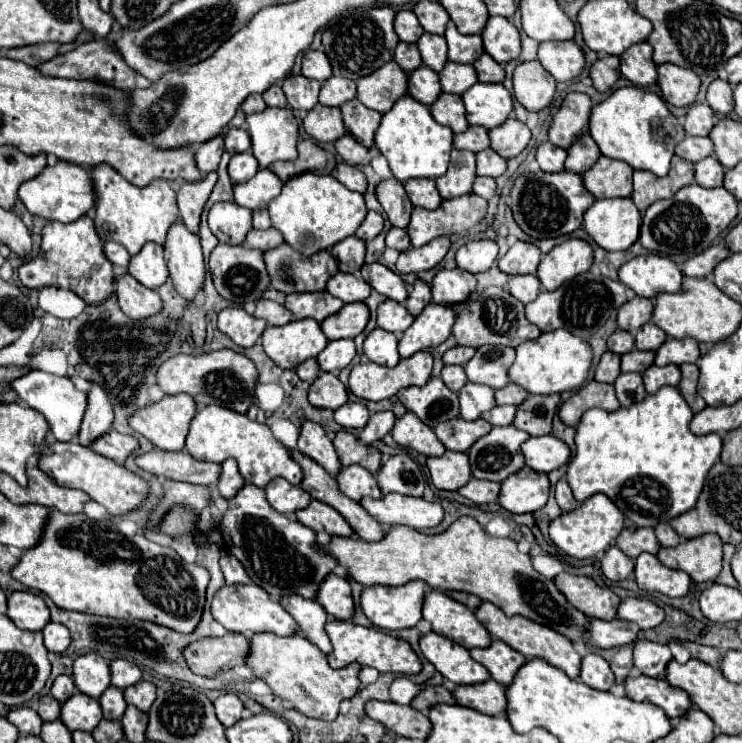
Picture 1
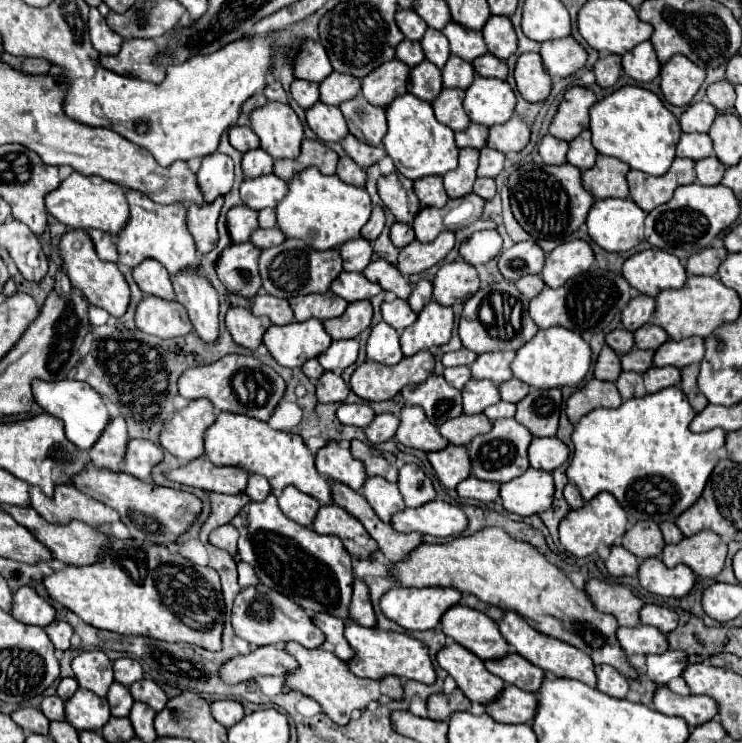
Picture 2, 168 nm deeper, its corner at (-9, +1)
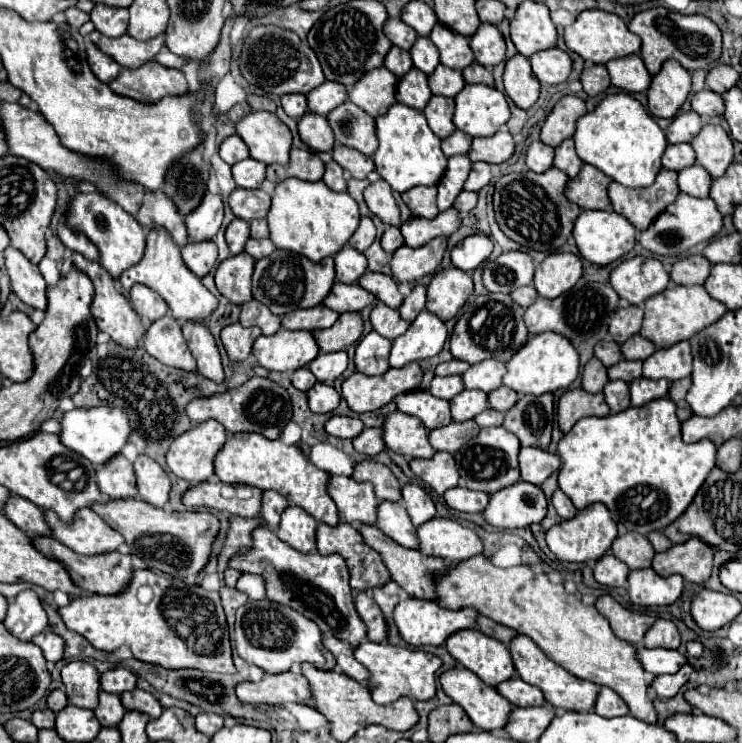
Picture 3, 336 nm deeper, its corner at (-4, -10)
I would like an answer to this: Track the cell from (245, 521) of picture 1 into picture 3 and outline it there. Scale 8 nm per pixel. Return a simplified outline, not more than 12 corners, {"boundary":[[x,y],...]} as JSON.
{"boundary":[[267,527],[229,565],[353,647],[365,623],[339,555],[303,555]]}

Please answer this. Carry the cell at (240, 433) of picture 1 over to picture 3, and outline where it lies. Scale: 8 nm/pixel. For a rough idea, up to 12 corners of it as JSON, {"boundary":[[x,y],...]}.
{"boundary":[[229,435],[215,457],[223,483],[275,489],[337,525],[329,473],[297,447]]}

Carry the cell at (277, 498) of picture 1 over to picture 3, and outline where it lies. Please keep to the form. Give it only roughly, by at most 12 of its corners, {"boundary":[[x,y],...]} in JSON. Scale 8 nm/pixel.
{"boundary":[[287,507],[277,537],[301,553],[315,551],[317,521]]}

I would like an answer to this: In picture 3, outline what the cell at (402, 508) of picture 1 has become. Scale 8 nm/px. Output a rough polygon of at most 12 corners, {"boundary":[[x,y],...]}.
{"boundary":[[451,519],[417,529],[421,553],[461,563],[483,553],[479,535]]}

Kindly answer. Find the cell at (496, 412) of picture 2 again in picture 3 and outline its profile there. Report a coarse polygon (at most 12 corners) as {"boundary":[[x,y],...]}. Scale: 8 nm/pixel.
{"boundary":[[487,409],[475,417],[479,427],[501,425],[505,413]]}

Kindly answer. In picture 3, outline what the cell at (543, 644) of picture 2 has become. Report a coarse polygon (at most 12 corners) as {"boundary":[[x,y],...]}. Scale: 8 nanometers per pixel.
{"boundary":[[529,637],[511,641],[519,677],[563,711],[593,711],[599,685],[553,663]]}

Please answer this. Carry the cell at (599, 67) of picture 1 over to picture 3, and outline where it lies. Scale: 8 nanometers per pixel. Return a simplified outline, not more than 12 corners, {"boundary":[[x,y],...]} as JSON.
{"boundary":[[587,65],[583,91],[591,97],[611,85],[605,65]]}

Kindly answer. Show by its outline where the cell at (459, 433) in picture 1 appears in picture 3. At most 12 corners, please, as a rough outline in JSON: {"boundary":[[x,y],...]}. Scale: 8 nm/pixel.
{"boundary":[[475,421],[431,431],[435,451],[455,453],[479,433]]}

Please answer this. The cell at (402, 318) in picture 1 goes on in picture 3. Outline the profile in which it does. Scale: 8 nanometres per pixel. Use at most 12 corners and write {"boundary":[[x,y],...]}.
{"boundary":[[381,301],[371,311],[371,325],[391,341],[409,329],[399,311]]}

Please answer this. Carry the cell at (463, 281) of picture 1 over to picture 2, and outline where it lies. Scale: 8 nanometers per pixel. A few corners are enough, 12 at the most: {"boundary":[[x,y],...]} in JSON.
{"boundary":[[464,260],[444,264],[434,278],[442,306],[466,302],[478,272]]}

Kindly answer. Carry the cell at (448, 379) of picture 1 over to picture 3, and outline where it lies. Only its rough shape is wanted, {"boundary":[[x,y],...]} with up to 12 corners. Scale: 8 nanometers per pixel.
{"boundary":[[433,377],[429,391],[451,399],[463,389],[461,377]]}

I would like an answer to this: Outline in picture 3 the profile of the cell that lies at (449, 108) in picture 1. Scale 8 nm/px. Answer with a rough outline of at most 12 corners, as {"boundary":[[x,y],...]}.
{"boundary":[[431,97],[423,115],[431,131],[445,139],[455,129],[451,97]]}

